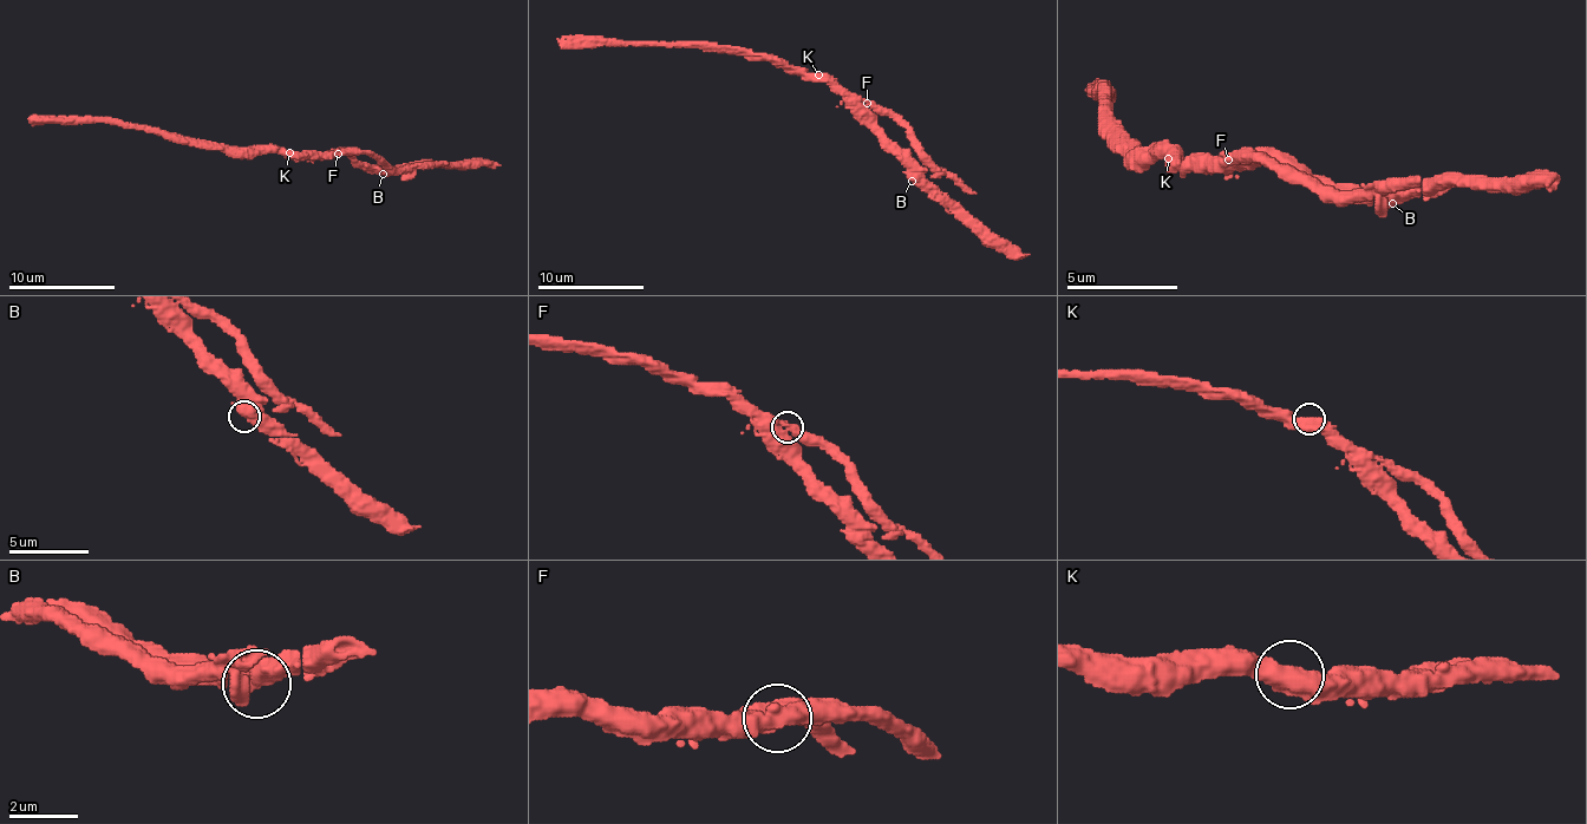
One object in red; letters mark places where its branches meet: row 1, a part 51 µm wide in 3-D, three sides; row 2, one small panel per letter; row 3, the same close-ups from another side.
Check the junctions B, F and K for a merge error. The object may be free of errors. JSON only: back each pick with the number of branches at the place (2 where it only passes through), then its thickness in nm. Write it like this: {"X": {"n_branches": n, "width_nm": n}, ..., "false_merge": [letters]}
{"F": {"n_branches": 1, "width_nm": 750}, "false_merge": ["F"]}

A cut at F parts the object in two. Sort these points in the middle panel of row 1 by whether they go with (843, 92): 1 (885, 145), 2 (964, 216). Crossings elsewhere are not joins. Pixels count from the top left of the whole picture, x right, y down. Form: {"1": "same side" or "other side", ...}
{"1": "same side", "2": "same side"}

